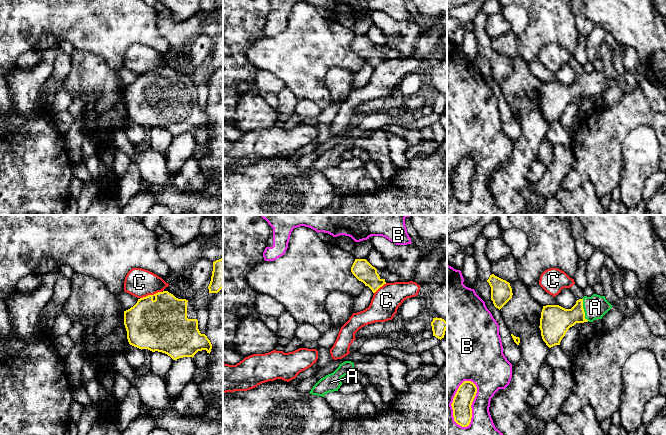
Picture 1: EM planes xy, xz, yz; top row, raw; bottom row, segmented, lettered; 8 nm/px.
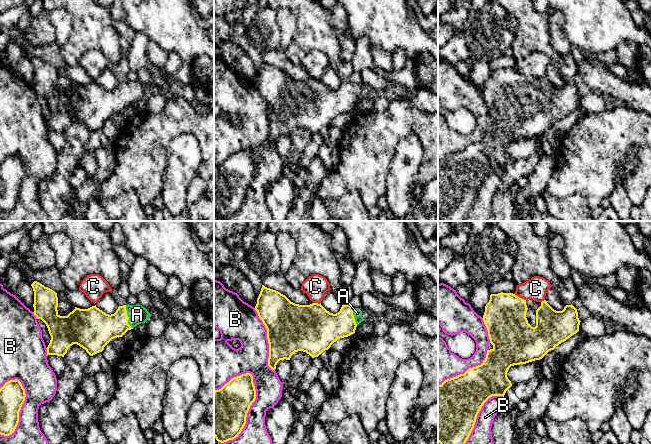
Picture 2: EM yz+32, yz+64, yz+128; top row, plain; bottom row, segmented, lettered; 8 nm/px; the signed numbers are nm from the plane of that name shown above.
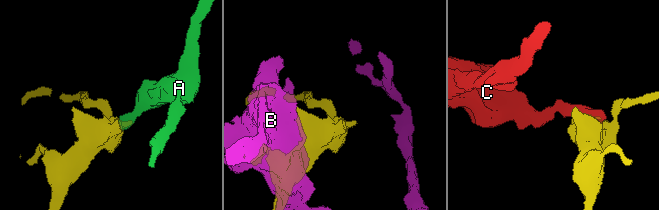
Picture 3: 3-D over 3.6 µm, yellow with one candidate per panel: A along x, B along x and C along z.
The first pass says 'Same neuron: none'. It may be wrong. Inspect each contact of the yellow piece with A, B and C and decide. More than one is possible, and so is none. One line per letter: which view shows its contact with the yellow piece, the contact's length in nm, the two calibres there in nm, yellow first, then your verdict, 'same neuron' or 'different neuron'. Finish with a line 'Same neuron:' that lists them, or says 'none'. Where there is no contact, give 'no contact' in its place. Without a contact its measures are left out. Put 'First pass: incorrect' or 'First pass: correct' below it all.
A: yz | 190 nm | 240/190 nm | same neuron
B: yz | 380 nm | 160/240 nm | different neuron
C: xy | 190 nm | 420/220 nm | different neuron
Same neuron: A
First pass: incorrect

